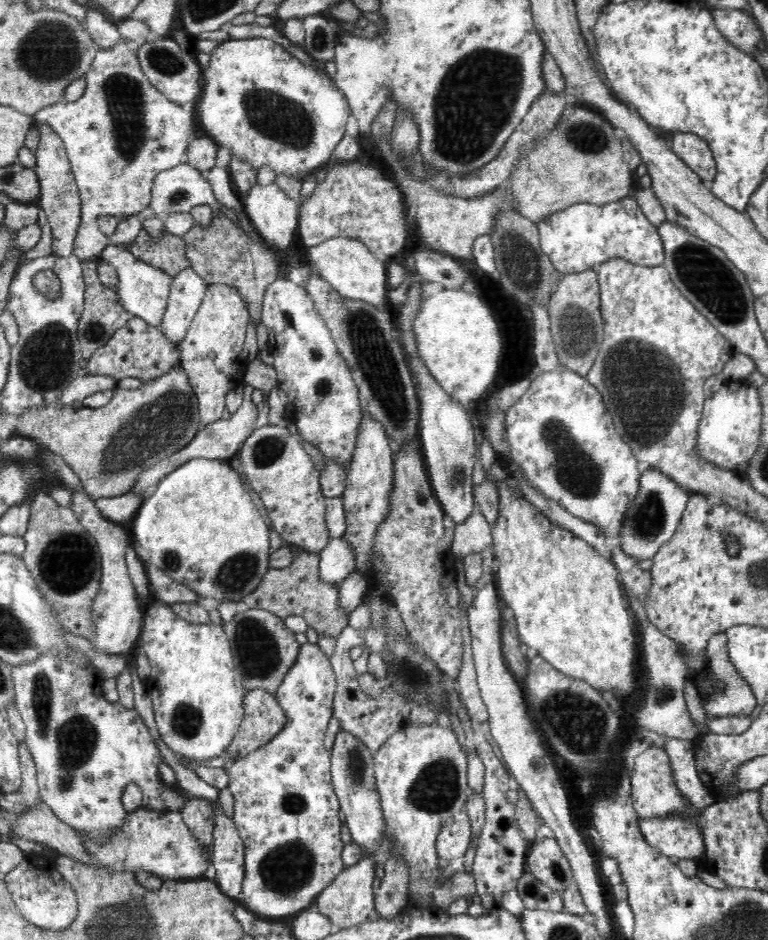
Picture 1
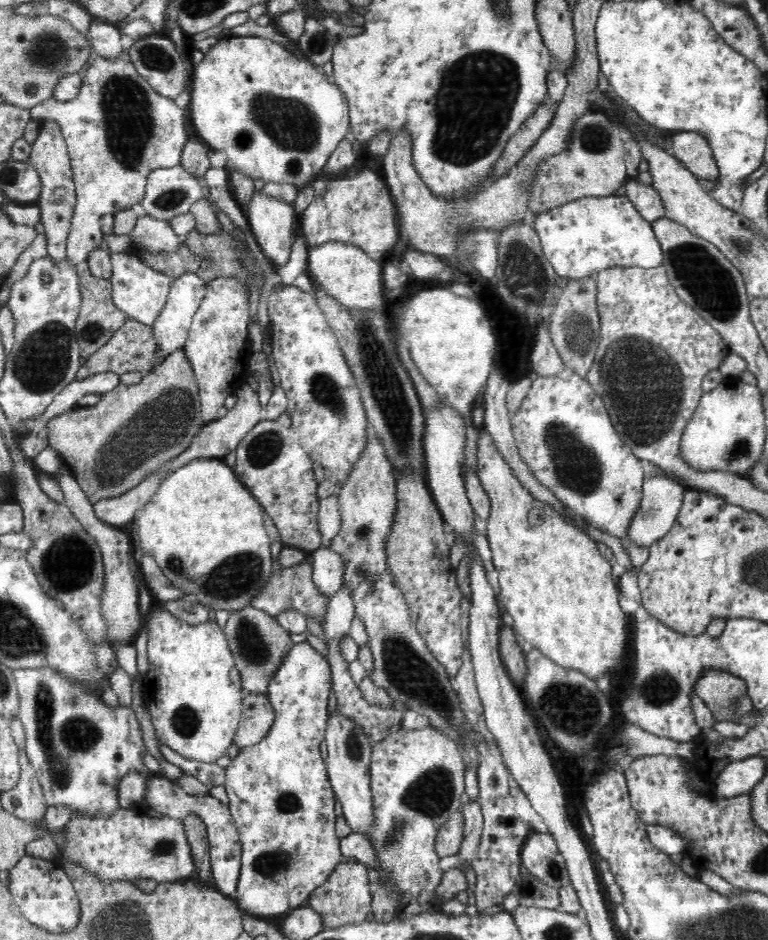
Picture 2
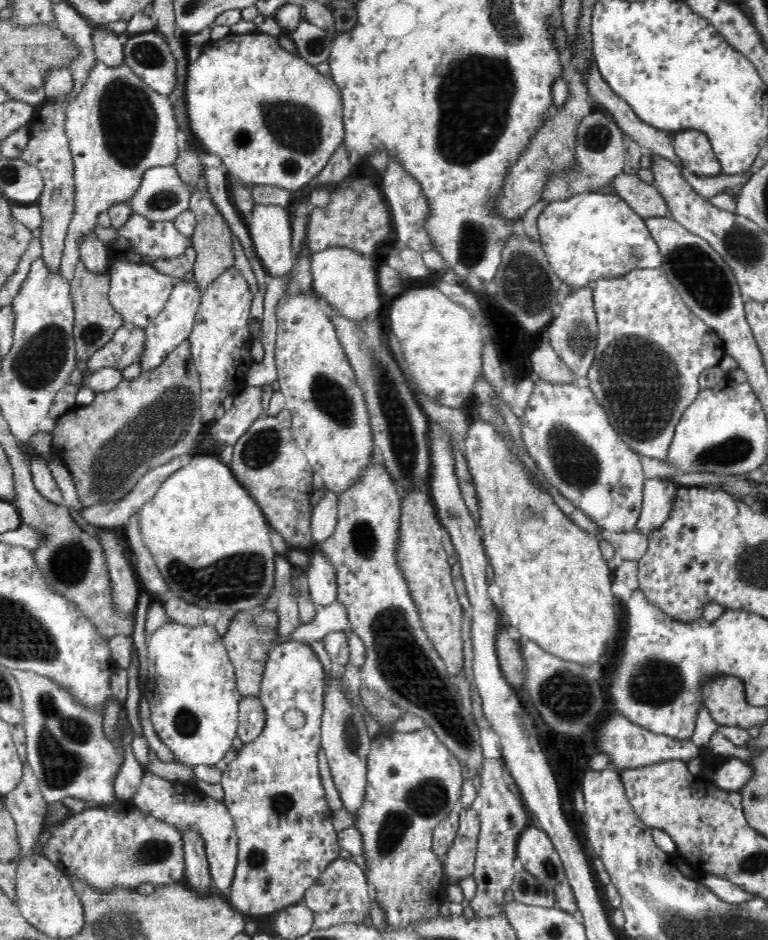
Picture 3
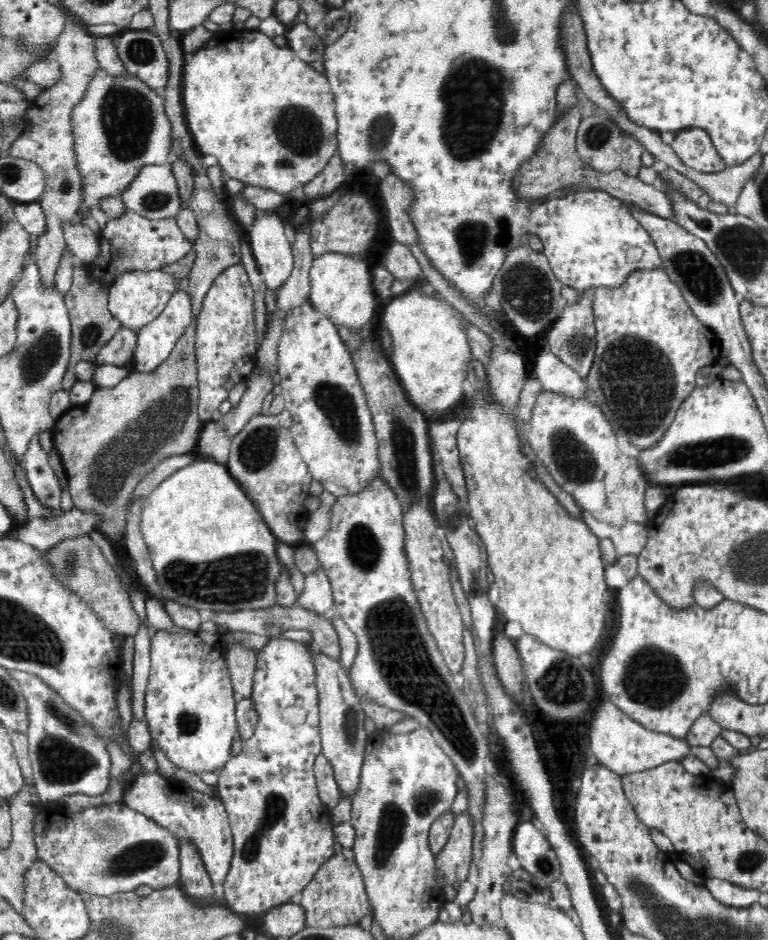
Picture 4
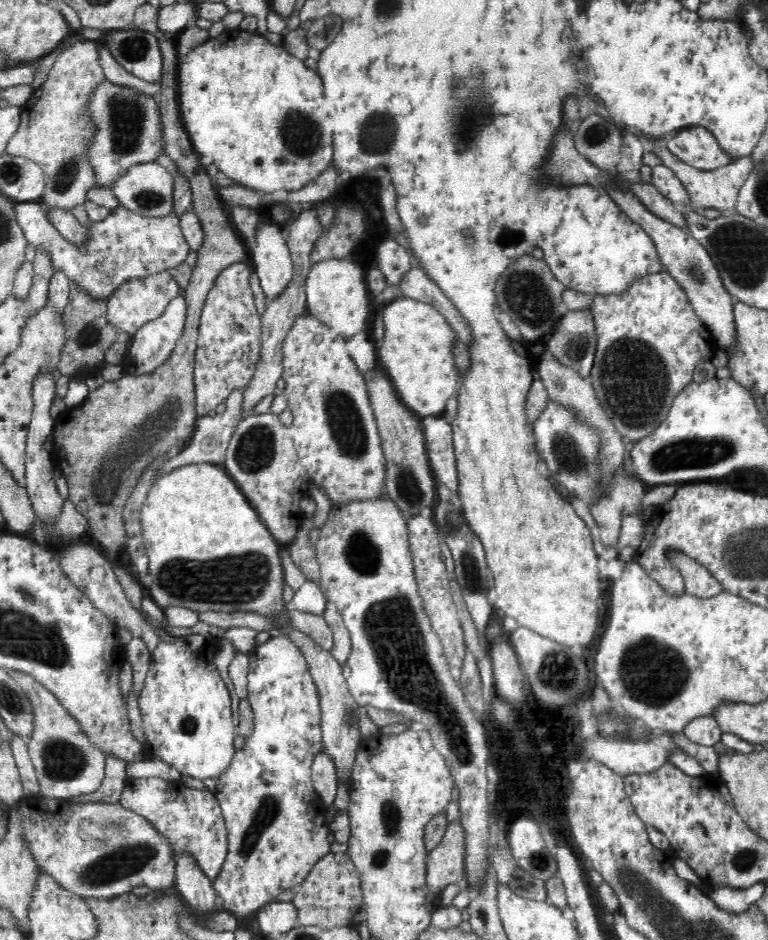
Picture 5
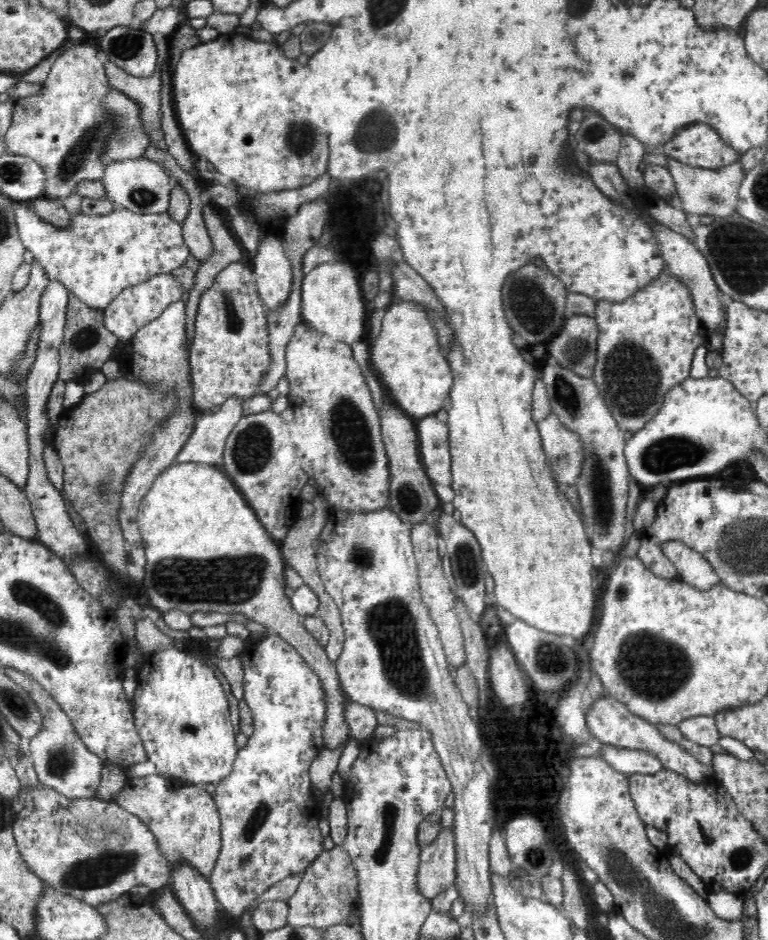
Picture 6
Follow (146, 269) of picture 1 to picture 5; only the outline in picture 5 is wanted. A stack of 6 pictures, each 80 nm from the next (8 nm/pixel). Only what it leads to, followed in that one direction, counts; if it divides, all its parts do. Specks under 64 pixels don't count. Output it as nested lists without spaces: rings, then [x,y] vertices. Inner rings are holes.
[[[168,271],[124,282],[107,300],[106,318],[108,324],[111,324],[119,332],[133,335],[143,324],[158,318],[168,307],[168,304],[182,294],[181,290],[182,288]]]

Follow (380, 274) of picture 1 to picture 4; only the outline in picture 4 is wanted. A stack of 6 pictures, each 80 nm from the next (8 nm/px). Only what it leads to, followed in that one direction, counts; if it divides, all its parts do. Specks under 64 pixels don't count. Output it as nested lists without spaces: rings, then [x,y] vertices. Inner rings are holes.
[[[326,252],[315,257],[309,272],[309,301],[324,316],[327,316],[337,328],[357,330],[368,323],[374,323],[379,316],[376,306],[376,292],[371,284],[369,256]]]

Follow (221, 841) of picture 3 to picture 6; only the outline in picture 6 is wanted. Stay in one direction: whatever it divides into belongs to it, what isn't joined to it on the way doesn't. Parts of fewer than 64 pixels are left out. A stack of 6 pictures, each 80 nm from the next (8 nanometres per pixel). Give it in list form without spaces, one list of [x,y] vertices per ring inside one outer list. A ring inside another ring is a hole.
[[[156,774],[144,778],[130,777],[124,788],[115,794],[114,801],[140,818],[154,834],[162,856],[170,861],[172,872],[176,866],[187,864],[209,876],[220,854],[221,826],[215,800],[203,786]]]

